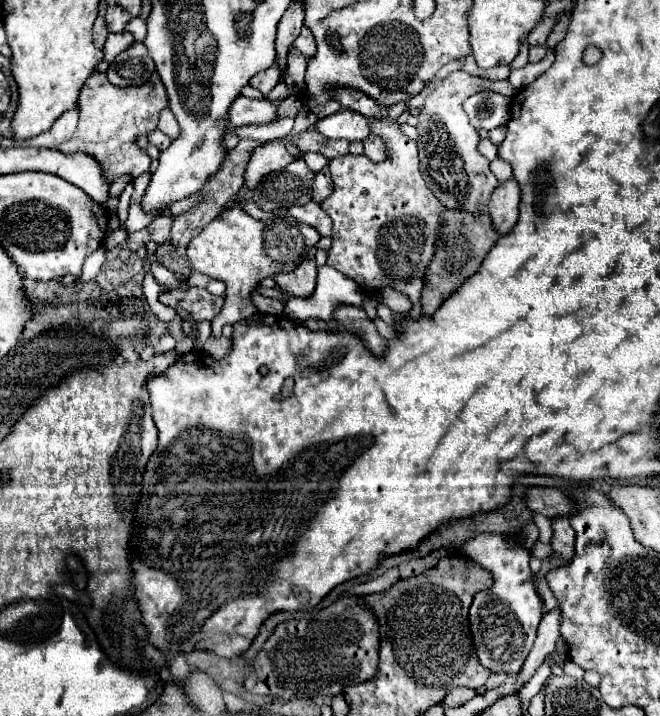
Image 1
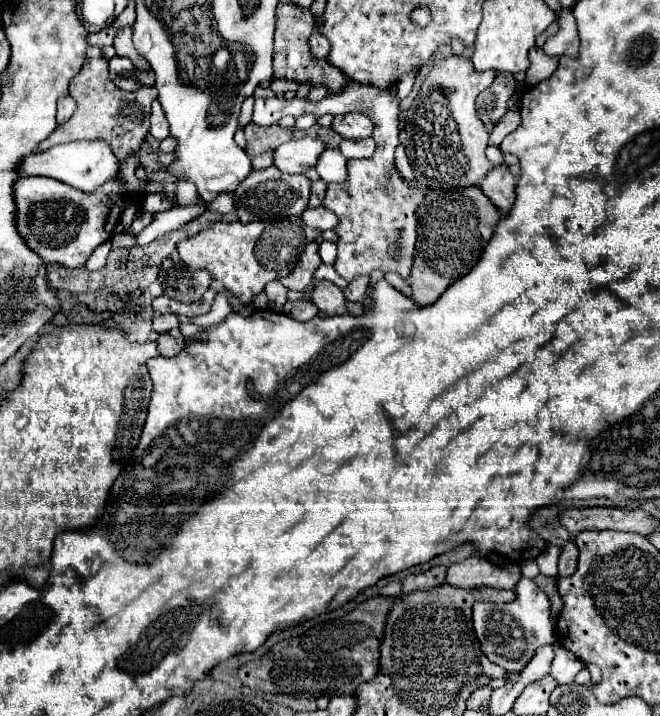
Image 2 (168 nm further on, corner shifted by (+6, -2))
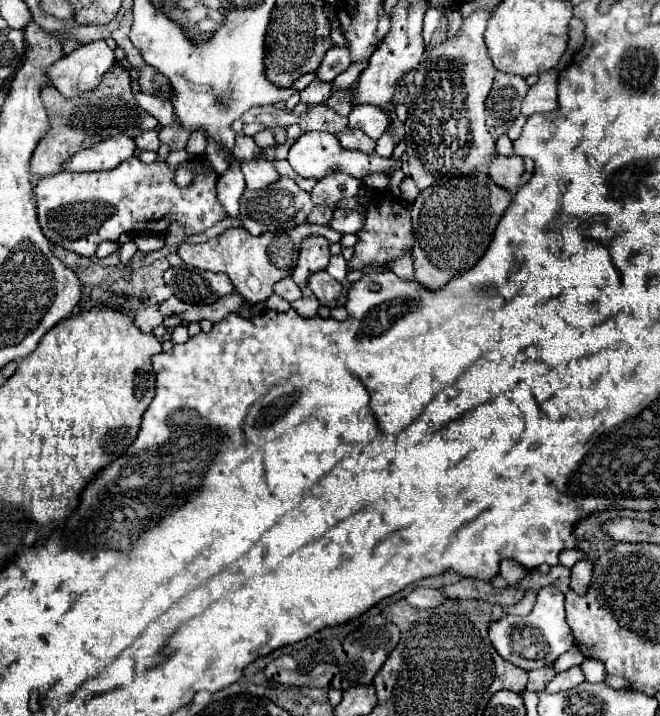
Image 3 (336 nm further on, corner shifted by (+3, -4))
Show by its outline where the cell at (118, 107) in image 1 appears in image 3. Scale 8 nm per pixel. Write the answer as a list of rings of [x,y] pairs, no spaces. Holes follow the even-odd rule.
[[[117,64],[109,68],[109,72],[105,72],[105,76],[101,78],[101,84],[95,90],[83,92],[75,100],[65,100],[51,84],[41,88],[41,98],[43,98],[43,106],[47,110],[51,128],[33,150],[33,156],[31,156],[33,176],[53,176],[61,172],[63,160],[69,160],[79,150],[91,148],[93,144],[109,136],[125,132],[135,138],[143,130],[153,130],[159,126],[159,122],[149,112],[139,108],[139,104],[135,102],[135,94],[129,86],[129,74]]]

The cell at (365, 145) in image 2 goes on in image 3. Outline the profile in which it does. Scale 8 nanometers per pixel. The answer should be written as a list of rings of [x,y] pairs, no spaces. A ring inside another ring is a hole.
[[[347,128],[337,134],[337,140],[343,148],[349,150],[361,150],[361,152],[375,152],[375,140],[371,140],[363,130],[359,128]]]

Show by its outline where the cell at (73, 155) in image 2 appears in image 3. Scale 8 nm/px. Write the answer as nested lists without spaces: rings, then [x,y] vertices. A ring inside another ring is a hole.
[[[117,134],[113,138],[107,138],[93,148],[77,152],[71,160],[63,164],[63,170],[69,172],[97,172],[107,168],[117,168],[121,162],[131,158],[135,154],[135,142],[127,134]]]

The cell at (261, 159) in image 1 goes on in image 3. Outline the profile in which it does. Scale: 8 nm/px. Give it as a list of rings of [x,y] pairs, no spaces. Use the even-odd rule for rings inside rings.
[[[305,132],[305,134],[301,134],[299,140],[291,146],[287,160],[299,176],[317,178],[317,180],[321,180],[333,172],[345,172],[357,180],[363,180],[369,174],[377,174],[377,172],[391,174],[395,168],[401,168],[401,160],[381,158],[379,154],[365,154],[359,150],[345,150],[339,144],[339,140],[329,132]]]

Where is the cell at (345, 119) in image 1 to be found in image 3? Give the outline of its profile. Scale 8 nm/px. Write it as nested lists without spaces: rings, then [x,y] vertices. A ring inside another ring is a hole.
[[[359,104],[349,114],[349,126],[361,128],[367,136],[377,140],[389,128],[389,116],[375,104]]]

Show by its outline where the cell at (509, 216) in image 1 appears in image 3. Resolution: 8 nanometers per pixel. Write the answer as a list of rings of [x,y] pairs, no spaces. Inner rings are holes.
[[[497,156],[489,164],[489,176],[495,184],[511,190],[513,194],[519,188],[519,178],[525,172],[521,156]]]

